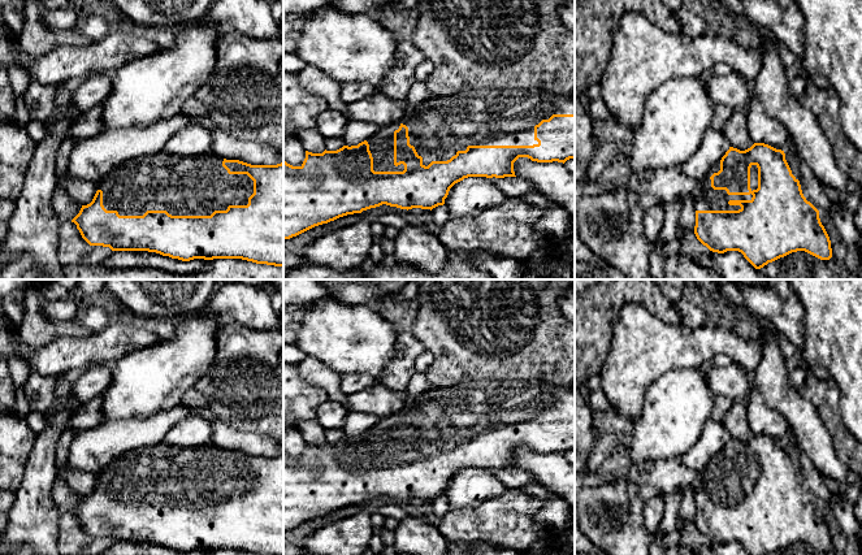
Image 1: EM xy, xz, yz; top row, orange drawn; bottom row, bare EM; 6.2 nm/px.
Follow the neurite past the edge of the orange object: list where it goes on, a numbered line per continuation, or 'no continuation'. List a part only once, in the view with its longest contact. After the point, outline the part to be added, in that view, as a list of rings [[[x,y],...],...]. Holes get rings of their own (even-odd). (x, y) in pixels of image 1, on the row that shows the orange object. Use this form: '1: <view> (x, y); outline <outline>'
1: xz (438, 128); outline [[[482,88],[451,96],[432,96],[408,107],[402,120],[380,127],[367,139],[373,157],[374,172],[403,172],[404,165],[394,165],[394,131],[403,123],[408,127],[410,144],[423,157],[423,165],[447,161],[468,146],[533,146],[534,126],[553,114],[575,114],[575,99],[543,90]]]

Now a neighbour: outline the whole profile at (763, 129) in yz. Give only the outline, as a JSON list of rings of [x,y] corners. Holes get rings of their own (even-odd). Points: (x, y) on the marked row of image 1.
[[[753,95],[746,107],[748,130],[753,143],[764,143],[784,151],[788,143],[785,127],[767,114],[763,104]]]

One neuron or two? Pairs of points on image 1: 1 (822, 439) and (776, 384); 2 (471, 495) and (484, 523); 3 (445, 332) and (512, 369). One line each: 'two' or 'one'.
1: one
2: two
3: one

